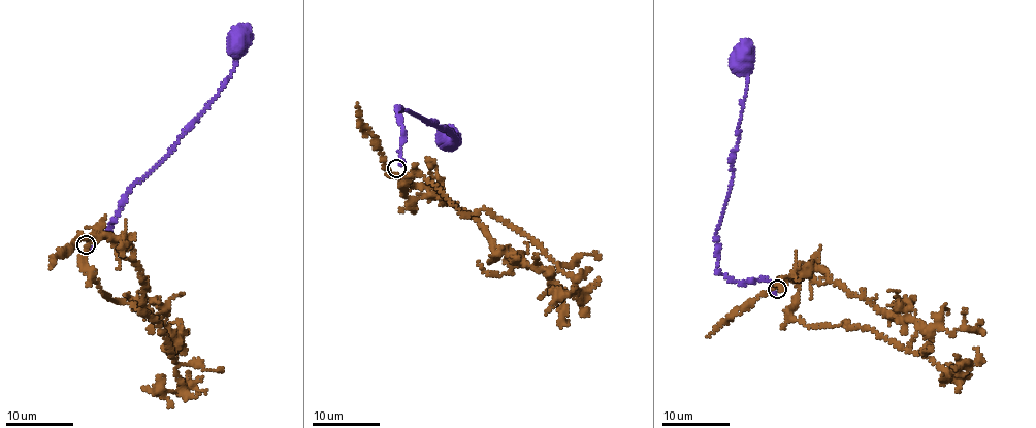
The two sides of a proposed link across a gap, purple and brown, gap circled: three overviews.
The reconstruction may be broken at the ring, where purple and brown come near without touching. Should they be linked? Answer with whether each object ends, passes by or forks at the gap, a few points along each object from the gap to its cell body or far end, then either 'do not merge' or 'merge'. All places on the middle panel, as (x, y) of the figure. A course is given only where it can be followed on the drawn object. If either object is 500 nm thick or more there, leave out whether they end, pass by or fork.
purple ends; brown passes by; course purple (400, 164), (402, 125), (398, 107), (397, 110), (403, 108), (428, 123), (448, 130), (455, 137), (449, 142); course brown (392, 172), (402, 188), (417, 172), (463, 214), (488, 209), (535, 241), (582, 295), (561, 292), (545, 314); merge

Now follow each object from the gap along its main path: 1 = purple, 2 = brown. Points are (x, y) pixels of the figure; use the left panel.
1: (90, 249), (98, 235), (109, 233), (124, 194), (169, 151), (218, 93), (235, 65), (238, 38)
2: (83, 239), (92, 241), (84, 266), (100, 290), (155, 319), (186, 387), (179, 393), (141, 388)

